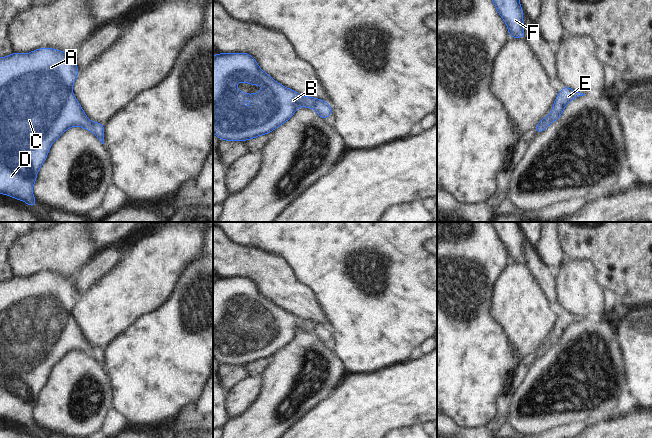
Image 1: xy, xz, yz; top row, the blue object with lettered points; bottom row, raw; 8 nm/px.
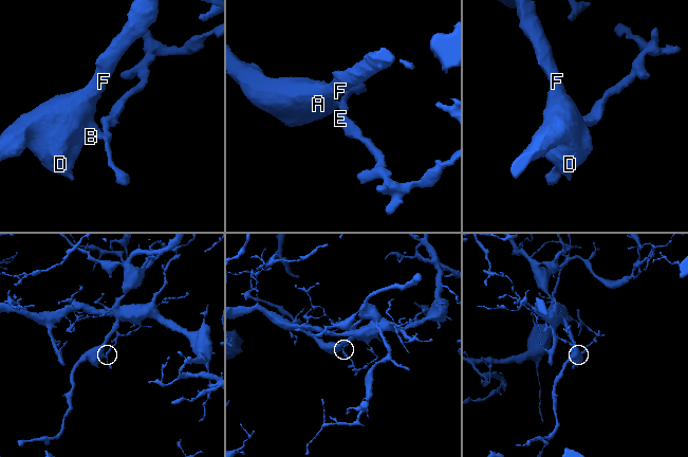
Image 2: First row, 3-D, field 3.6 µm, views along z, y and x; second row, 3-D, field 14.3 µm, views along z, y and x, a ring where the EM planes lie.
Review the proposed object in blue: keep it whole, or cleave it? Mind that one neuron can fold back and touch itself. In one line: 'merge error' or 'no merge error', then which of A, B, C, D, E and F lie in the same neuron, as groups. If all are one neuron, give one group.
merge error; groups A B C D F / E

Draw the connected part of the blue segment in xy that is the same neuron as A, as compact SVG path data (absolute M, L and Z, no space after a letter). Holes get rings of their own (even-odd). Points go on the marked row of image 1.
M42 48L34 50L28 54L18 54L14 52L10 56L0 58L0 193L9 195L18 200L26 202L31 207L36 206L36 199L32 193L32 187L36 181L36 176L39 168L44 163L51 144L60 137L68 128L72 126L80 126L86 130L91 130L91 121L87 118L81 105L78 103L74 94L72 93L72 85L78 77L78 68L73 60L73 53L64 53L57 49ZM22 115L21 121L28 124L30 128L24 130L21 125L17 122L17 116Z

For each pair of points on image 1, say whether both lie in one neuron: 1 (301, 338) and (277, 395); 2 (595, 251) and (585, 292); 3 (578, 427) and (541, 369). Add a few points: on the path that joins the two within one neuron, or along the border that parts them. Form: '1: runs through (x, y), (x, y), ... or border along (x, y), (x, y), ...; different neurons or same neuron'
1: runs through (301, 352), (290, 381); same neuron
2: border along (570, 257), (588, 260), (602, 286); different neurons
3: border along (588, 423), (569, 422), (554, 427); different neurons

